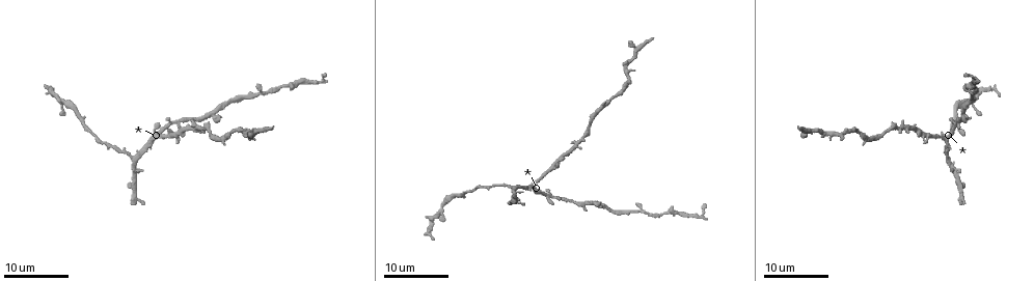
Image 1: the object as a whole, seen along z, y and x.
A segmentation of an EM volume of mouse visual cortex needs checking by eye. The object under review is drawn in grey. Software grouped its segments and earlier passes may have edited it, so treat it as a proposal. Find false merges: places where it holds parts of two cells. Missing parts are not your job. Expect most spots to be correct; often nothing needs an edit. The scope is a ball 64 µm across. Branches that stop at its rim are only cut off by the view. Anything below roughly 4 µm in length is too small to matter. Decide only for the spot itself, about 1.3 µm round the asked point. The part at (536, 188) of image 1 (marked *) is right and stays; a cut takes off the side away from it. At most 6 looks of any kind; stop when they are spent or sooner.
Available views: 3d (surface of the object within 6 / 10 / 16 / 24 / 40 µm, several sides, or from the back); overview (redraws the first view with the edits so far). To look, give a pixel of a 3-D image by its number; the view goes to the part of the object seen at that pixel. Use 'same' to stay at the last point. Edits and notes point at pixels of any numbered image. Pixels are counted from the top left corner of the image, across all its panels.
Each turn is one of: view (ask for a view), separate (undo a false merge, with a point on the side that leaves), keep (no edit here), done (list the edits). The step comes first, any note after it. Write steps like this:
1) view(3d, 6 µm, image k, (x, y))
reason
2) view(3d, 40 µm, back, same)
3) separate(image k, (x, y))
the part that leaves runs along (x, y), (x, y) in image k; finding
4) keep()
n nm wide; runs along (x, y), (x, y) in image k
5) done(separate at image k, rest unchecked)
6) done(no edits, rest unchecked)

view(3d, 16 µm, image 1, (131, 156))
a fork

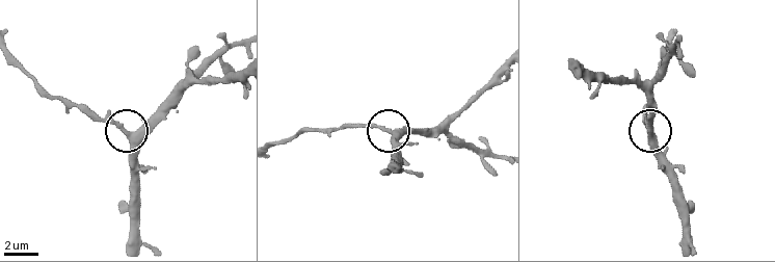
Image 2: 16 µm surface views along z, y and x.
view(3d, 6 µm, image 2, (390, 132))

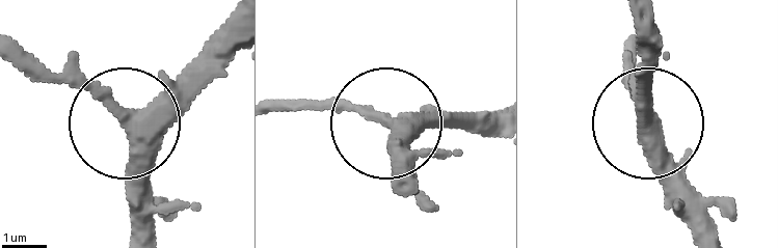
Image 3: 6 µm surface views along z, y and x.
keep()
3 arms; runs along (652, 23), (663, 190), (693, 235) in image 3; continuous, no second cell

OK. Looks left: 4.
view(3d, 16 µm, image 1, (173, 123))
a narrow waist

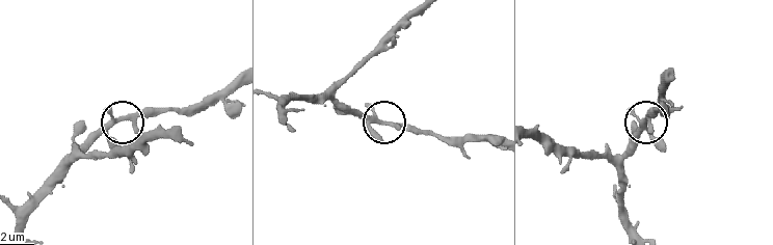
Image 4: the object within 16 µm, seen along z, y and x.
view(3d, 6 µm, image 4, (385, 123))
zoom in

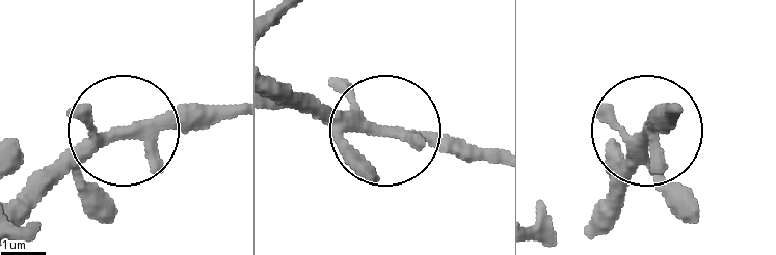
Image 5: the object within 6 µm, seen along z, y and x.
view(3d, 6 µm, back, image 5, (119, 133))

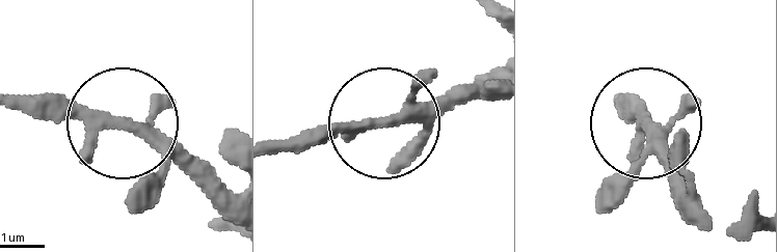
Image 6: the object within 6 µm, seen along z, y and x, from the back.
keep()
240 nm wide; runs along (494, 70), (372, 129), (271, 140) in image 6; continuous, no second cell

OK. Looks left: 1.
done(no edits, rest unchecked)

